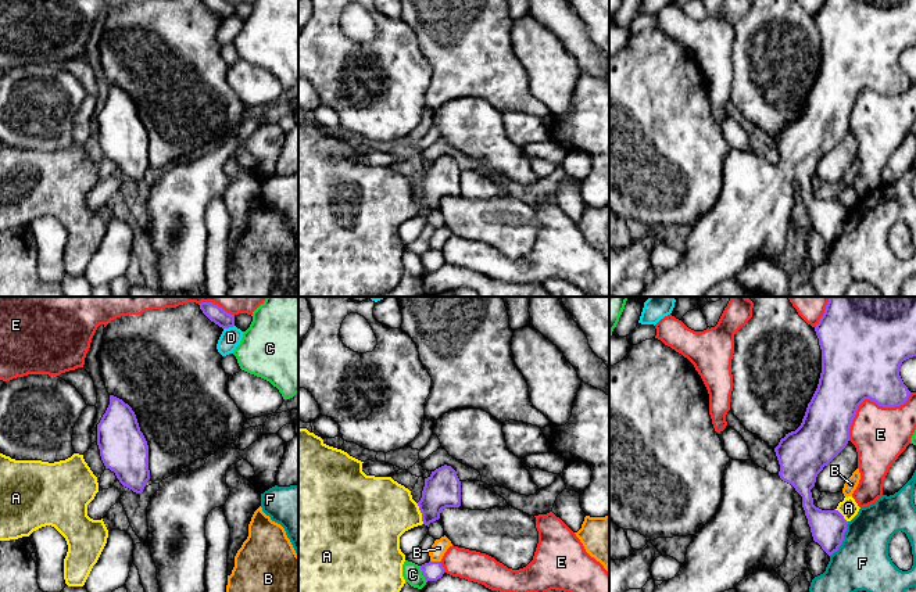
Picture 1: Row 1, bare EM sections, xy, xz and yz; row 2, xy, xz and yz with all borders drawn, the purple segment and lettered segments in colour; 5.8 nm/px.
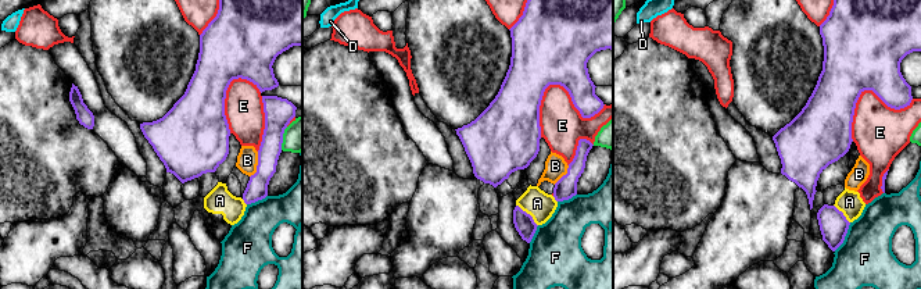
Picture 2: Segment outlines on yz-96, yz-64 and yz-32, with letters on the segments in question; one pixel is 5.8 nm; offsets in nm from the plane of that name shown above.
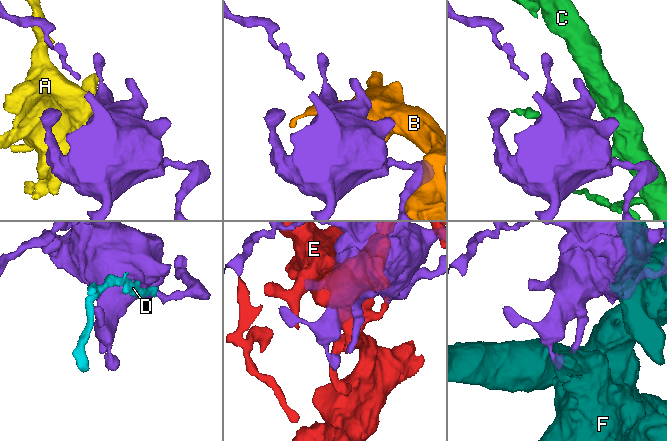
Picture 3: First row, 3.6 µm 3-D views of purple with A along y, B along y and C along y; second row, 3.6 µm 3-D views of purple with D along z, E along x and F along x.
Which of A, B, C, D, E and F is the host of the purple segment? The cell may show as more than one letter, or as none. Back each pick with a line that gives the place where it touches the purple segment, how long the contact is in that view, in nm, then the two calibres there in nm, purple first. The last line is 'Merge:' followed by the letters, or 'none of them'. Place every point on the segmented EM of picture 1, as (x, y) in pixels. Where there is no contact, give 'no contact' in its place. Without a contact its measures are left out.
Merge: none of them

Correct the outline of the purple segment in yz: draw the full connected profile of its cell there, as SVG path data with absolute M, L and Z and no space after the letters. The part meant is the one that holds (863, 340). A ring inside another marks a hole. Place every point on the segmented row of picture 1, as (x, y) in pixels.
M830 297L824 313L815 327L822 349L822 373L817 388L808 403L801 426L780 439L774 448L780 471L770 474L752 460L727 463L722 480L722 502L713 516L687 548L686 561L675 578L655 586L654 592L724 592L734 589L745 577L758 570L774 571L787 557L787 542L792 531L794 494L802 496L802 507L813 541L831 556L844 541L848 521L838 510L822 510L813 505L811 489L817 474L848 444L849 428L858 406L870 399L883 408L904 405L910 391L899 376L904 360L916 356L916 297Z

